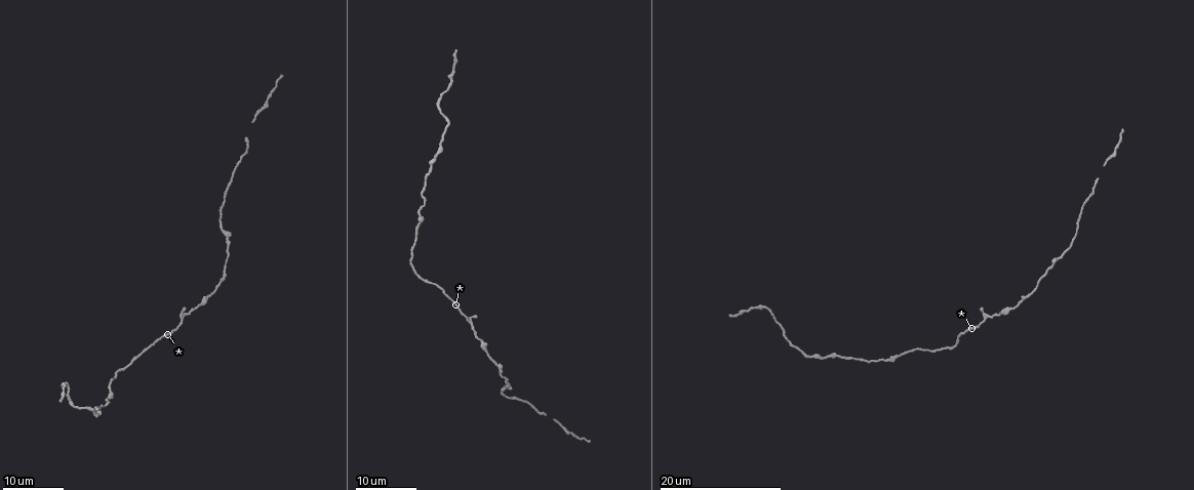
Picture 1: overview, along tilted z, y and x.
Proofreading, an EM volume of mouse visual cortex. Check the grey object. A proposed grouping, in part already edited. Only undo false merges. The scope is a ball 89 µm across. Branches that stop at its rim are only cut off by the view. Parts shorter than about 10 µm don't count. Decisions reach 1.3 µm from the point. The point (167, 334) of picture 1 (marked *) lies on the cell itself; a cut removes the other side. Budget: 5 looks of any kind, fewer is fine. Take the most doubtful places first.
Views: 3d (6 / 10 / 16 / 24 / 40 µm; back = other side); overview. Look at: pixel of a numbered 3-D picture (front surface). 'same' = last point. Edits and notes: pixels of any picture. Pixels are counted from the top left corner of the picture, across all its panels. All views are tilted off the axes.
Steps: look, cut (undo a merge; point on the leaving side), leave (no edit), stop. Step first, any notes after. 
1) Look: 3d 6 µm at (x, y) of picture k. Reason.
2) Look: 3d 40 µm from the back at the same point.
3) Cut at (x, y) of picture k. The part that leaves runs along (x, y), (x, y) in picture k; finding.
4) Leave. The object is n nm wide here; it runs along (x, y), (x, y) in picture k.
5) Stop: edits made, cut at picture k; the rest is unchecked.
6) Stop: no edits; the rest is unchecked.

Look: 3d 24 µm at (769, 308) of picture 1. Thick turns thin.

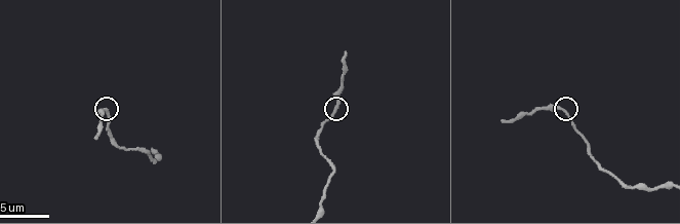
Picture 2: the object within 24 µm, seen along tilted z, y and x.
Look: 3d 6 µm at (563, 110) of picture 2.

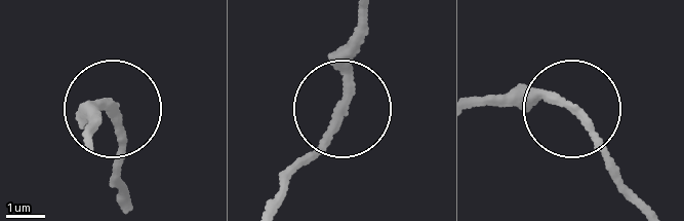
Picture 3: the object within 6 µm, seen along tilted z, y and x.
Leave. The object is 210 nm wide here; it runs along (124, 193), (124, 137), (113, 114), (87, 116), (82, 130) in picture 3; one cell here.

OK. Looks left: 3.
Look: 3d 24 µm at (224, 272) of picture 1.

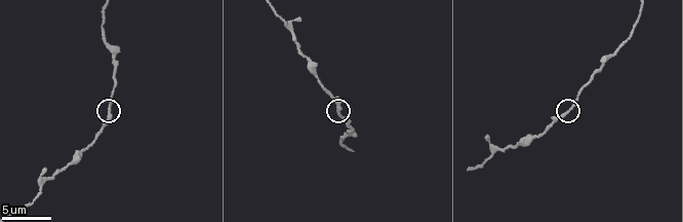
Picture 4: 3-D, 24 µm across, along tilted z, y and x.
Look: 3d 10 µm at (339, 112) of picture 4.

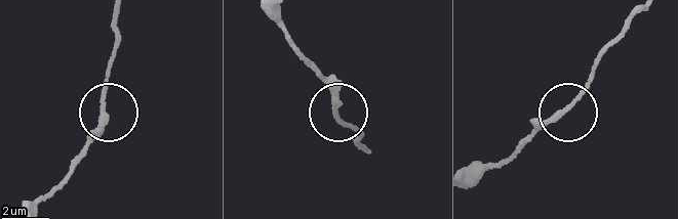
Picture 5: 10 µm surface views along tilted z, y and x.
Look: 3d 6 µm at (101, 111) of picture 5.

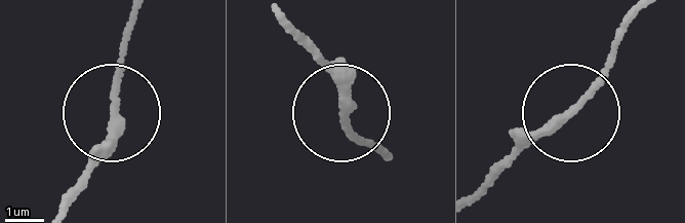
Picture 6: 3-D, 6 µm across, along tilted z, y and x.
Leave. The object is 210 nm wide here; it runs along (282, 25), (324, 65), (365, 143) in picture 6; one cell here.

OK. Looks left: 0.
Stop: no edits; the rest is unchecked.

